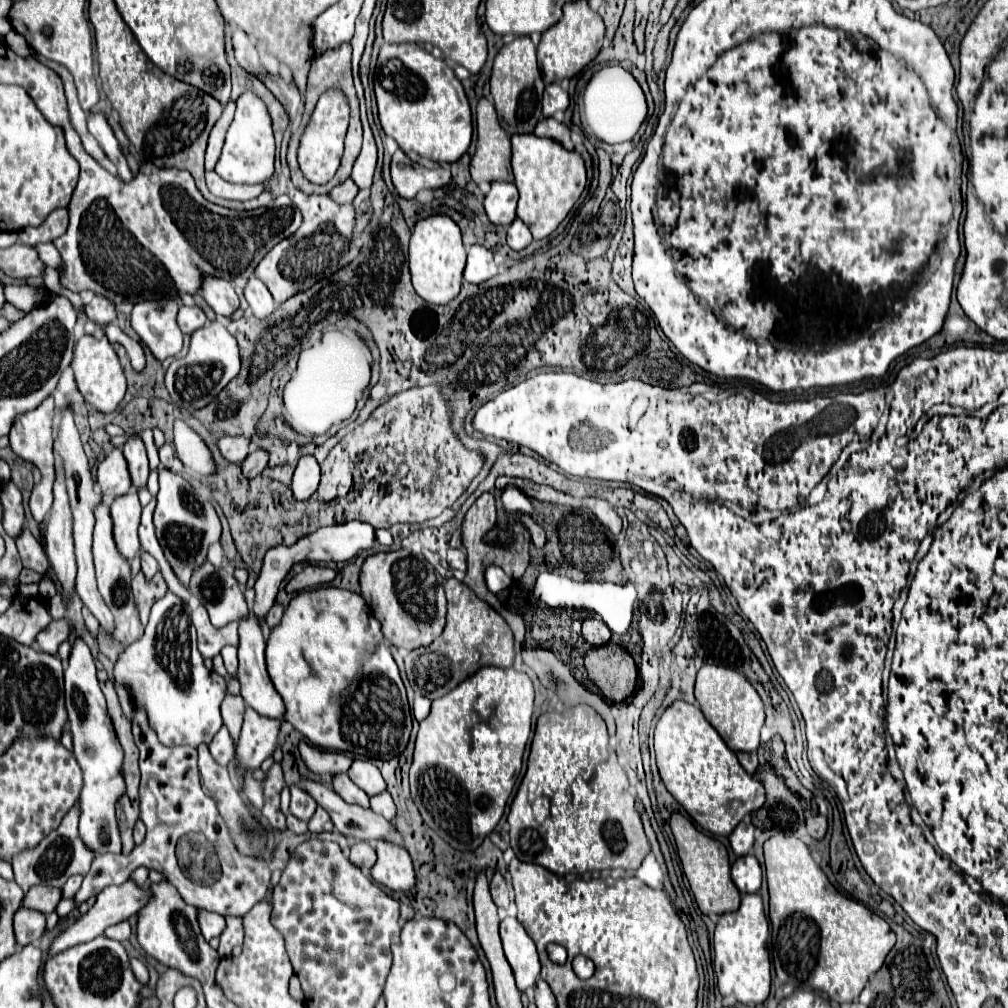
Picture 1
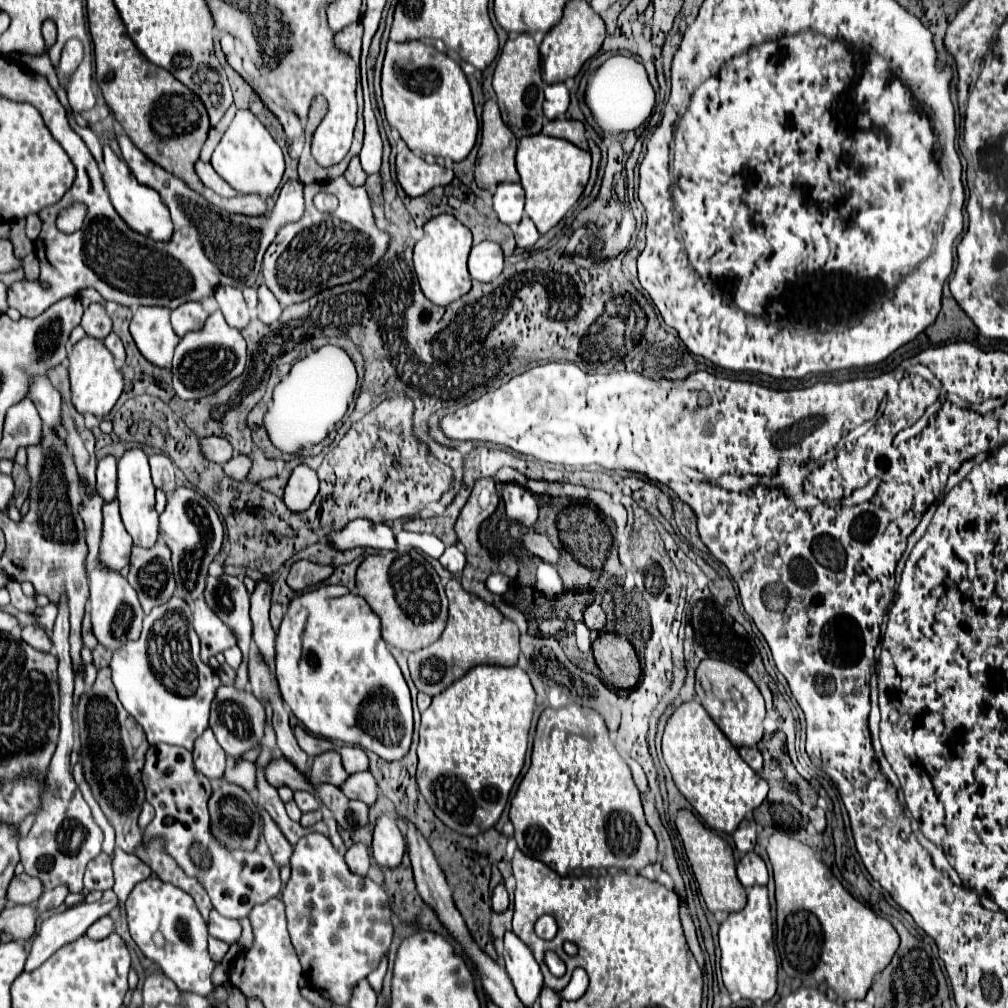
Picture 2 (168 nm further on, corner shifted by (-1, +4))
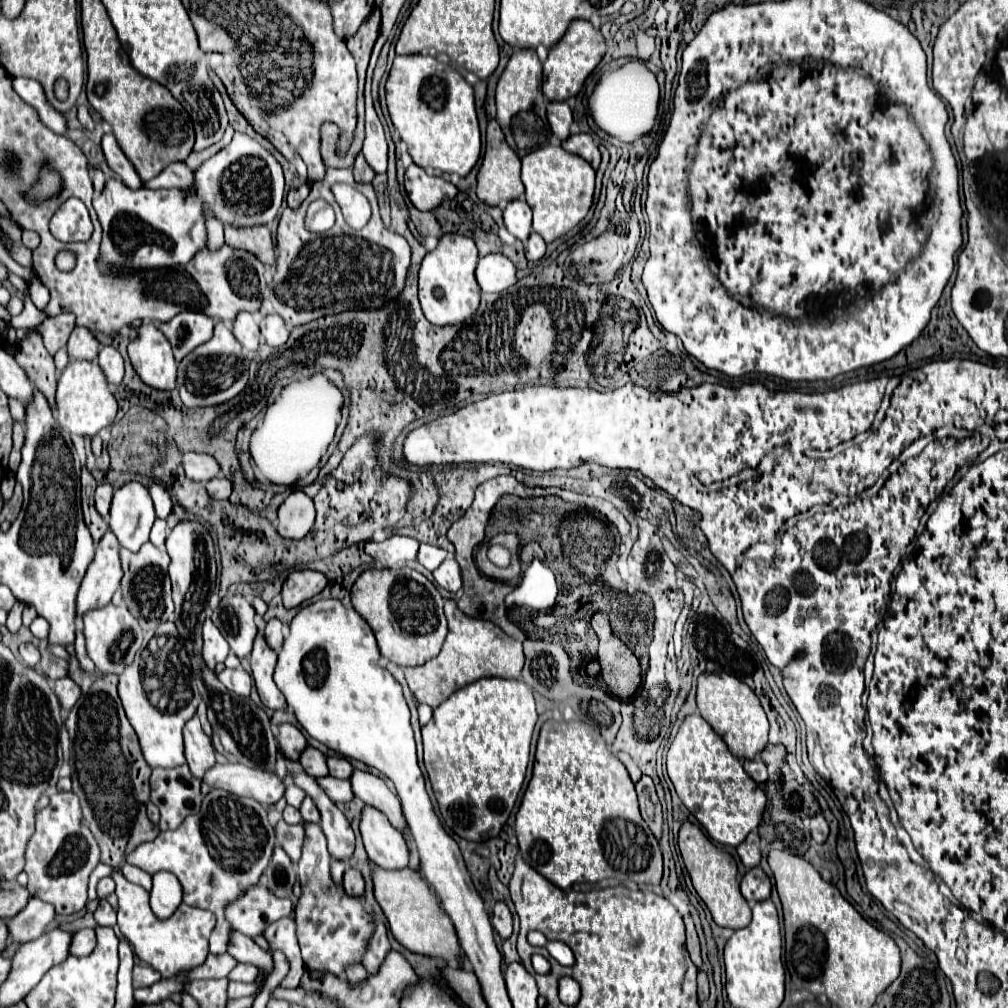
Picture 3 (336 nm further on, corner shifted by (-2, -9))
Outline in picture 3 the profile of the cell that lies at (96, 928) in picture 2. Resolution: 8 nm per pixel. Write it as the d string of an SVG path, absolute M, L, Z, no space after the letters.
M80 929L80 931L76 931L76 939L72 939L70 953L84 957L84 955L90 955L94 947L96 947L96 931L94 929Z

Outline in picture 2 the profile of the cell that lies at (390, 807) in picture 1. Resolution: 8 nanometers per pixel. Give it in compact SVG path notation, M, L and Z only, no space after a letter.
M371 772L349 774L339 788L351 800L361 800L365 804L373 804L377 800L377 782L371 776Z

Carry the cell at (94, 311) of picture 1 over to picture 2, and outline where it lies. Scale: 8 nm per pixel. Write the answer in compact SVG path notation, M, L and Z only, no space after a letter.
M91 304L89 308L85 308L81 326L87 336L91 336L95 340L103 340L111 332L111 318L107 316L107 312L101 304Z

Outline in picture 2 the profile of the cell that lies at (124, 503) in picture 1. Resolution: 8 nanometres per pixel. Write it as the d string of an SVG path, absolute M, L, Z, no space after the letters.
M107 502L103 506L103 536L99 546L99 562L105 564L109 570L121 570L129 564L133 540L123 528L121 514L119 514L119 502Z

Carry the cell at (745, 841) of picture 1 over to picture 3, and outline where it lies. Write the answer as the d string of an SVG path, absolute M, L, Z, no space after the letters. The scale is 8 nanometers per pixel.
M752 831L748 833L748 837L736 847L738 855L740 855L740 861L744 863L746 869L752 869L760 863L760 837L758 837L758 831Z

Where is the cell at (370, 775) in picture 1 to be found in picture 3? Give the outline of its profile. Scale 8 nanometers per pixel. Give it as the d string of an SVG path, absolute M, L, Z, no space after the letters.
M328 757L328 769L330 769L330 775L338 779L350 779L354 773L352 763L344 757Z

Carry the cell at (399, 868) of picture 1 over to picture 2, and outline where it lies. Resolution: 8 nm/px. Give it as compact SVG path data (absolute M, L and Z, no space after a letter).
M383 814L377 818L371 850L373 850L373 858L381 866L395 868L401 864L401 858L405 854L405 838L391 816Z

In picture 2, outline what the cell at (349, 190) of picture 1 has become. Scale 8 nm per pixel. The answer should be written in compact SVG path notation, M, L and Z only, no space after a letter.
M355 156L355 158L351 158L349 168L347 168L347 172L345 172L345 178L349 180L349 184L355 184L355 186L363 186L363 184L365 184L367 174L363 172L363 168L361 168L361 164L359 164L359 158L357 158L357 156Z

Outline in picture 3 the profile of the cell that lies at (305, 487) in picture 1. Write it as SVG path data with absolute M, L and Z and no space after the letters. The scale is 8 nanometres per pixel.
M300 489L290 493L278 509L278 533L288 539L304 537L314 525L314 501Z

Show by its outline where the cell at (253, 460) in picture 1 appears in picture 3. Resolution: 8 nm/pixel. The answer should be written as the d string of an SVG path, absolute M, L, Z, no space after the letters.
M218 475L206 483L208 495L216 499L228 499L232 495L232 481L226 475Z

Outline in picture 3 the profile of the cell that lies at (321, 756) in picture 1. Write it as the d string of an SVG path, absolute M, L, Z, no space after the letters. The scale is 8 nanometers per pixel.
M280 725L280 737L278 737L278 747L288 755L292 757L292 761L298 761L300 755L304 753L304 749L308 747L308 741L306 737L302 735L300 729L296 729L294 725Z

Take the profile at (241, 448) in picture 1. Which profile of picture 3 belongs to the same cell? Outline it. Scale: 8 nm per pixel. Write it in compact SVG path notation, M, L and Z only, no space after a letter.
M184 453L184 471L200 483L206 483L222 473L218 461L208 453Z

